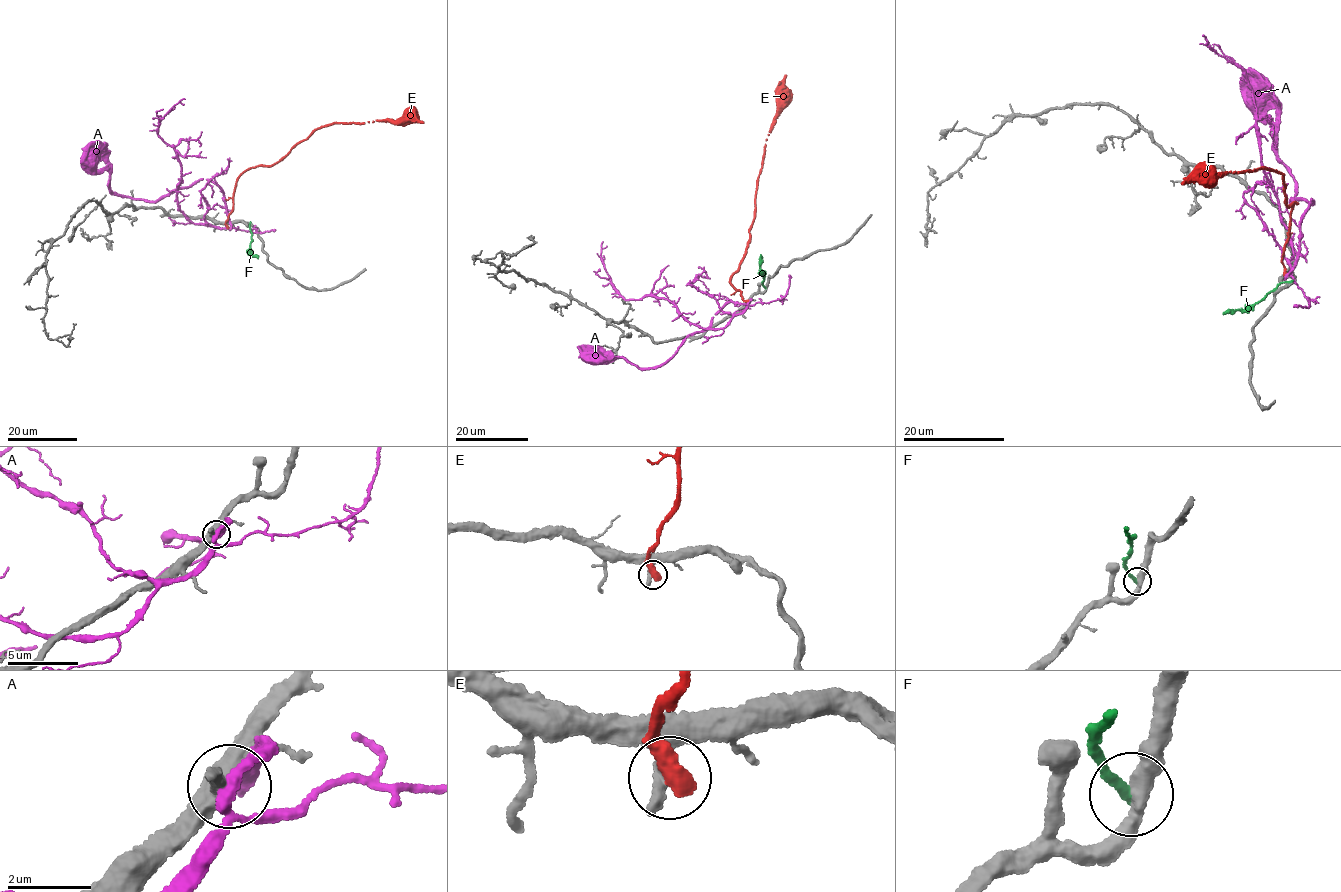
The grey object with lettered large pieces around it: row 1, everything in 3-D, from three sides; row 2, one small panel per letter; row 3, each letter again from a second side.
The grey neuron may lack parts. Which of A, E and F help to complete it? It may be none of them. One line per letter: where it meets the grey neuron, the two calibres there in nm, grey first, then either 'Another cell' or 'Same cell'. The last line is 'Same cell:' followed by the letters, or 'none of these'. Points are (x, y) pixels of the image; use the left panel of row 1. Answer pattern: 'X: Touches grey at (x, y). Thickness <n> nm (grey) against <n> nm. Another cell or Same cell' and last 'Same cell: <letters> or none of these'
A: Touches grey at (226, 228). Thickness 360 nm (grey) against 240 nm. Another cell
E: Touches grey at (227, 227). Thickness 360 nm (grey) against 480 nm. Another cell
F: Touches grey at (250, 223). Thickness 400 nm (grey) against 260 nm. Another cell
Same cell: none of these

